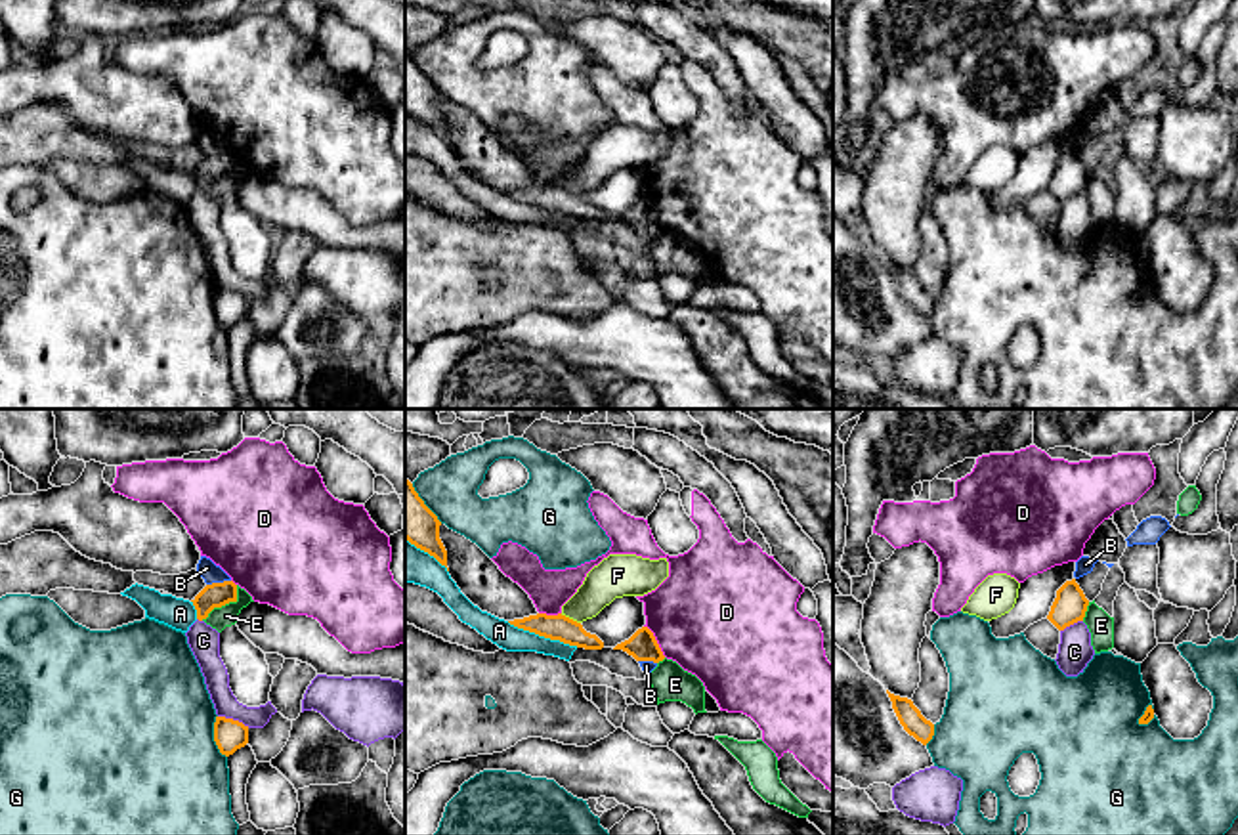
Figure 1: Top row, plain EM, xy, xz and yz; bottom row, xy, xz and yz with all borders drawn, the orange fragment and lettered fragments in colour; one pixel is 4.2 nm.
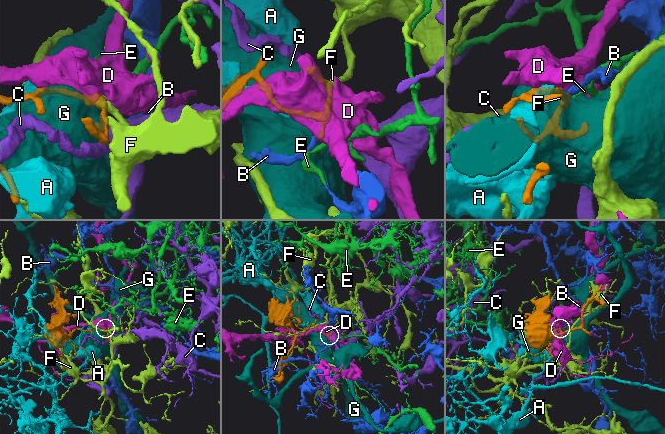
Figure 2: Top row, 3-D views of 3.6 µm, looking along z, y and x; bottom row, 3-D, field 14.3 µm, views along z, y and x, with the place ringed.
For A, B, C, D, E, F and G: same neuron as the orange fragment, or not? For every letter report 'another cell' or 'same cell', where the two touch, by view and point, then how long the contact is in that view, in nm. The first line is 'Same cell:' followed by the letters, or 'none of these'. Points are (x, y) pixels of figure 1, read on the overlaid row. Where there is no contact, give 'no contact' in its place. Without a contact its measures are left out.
Same cell: none of these
A: another cell; meets orange in xz at (543, 635); contact 320 nm long
B: another cell; meets orange in xy at (218, 583); contact 110 nm long
C: another cell; meets orange in xy at (232, 719); contact 140 nm long
D: another cell; meets orange in xz at (656, 641); contact 160 nm long
E: another cell; meets orange in xy at (224, 604); contact 220 nm long
F: another cell; meets orange in xz at (568, 618); contact 100 nm long
G: another cell; meets orange in xy at (214, 736); contact 190 nm long

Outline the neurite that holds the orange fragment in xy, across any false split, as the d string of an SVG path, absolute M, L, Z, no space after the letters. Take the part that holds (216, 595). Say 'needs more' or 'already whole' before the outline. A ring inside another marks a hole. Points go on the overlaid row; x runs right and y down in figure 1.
already whole; M233 581L206 585L193 600L197 619L203 621L214 608L237 602L237 585Z

